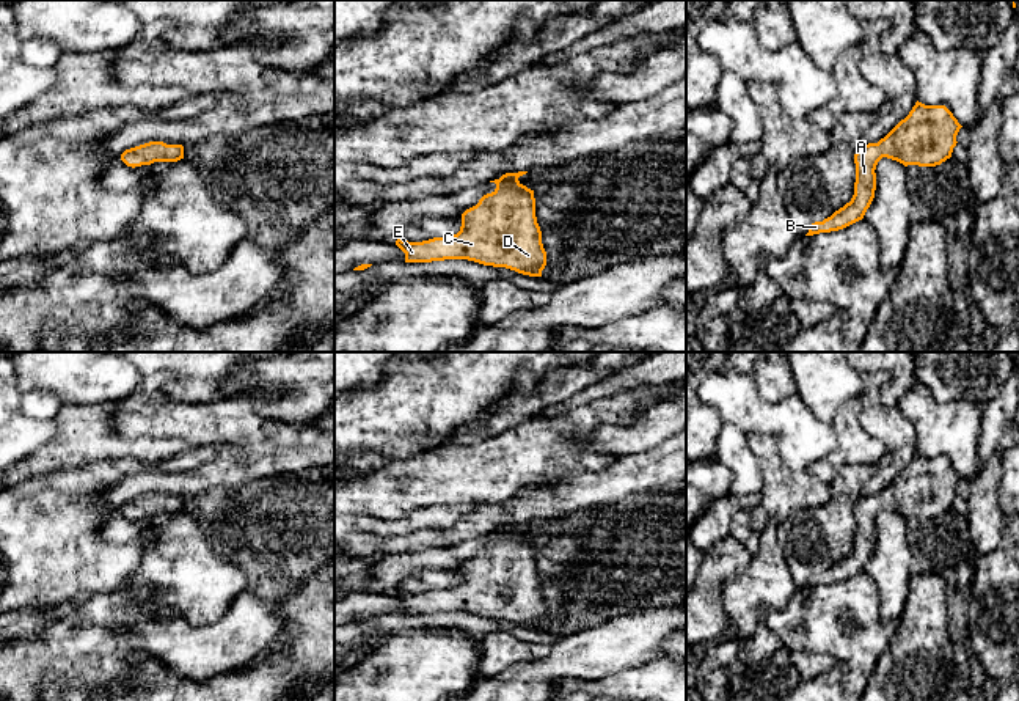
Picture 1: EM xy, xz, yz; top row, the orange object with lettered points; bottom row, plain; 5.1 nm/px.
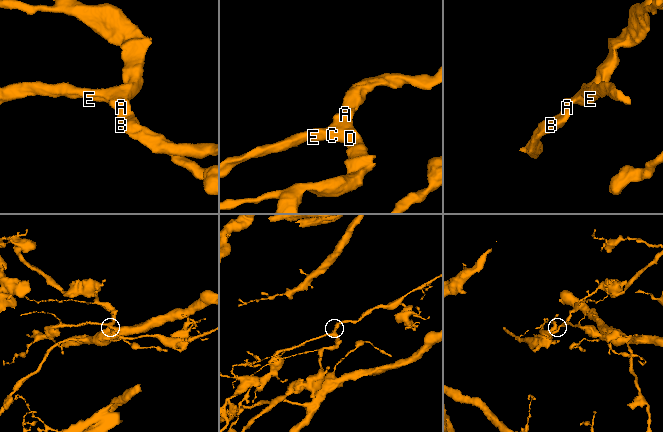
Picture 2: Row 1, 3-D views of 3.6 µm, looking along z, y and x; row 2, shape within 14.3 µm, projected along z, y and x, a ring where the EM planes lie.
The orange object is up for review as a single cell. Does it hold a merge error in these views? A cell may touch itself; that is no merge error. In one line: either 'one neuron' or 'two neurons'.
one neuron

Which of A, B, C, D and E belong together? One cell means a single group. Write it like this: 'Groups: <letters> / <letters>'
Groups: A B C D E

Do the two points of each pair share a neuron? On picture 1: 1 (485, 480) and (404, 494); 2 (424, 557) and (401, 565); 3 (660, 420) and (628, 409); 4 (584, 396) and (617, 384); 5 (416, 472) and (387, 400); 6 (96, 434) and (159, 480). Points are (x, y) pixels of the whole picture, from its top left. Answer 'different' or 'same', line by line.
1: same
2: same
3: different
4: same
5: different
6: different

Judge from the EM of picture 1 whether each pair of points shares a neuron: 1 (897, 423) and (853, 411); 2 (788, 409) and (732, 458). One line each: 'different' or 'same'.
1: different
2: same

